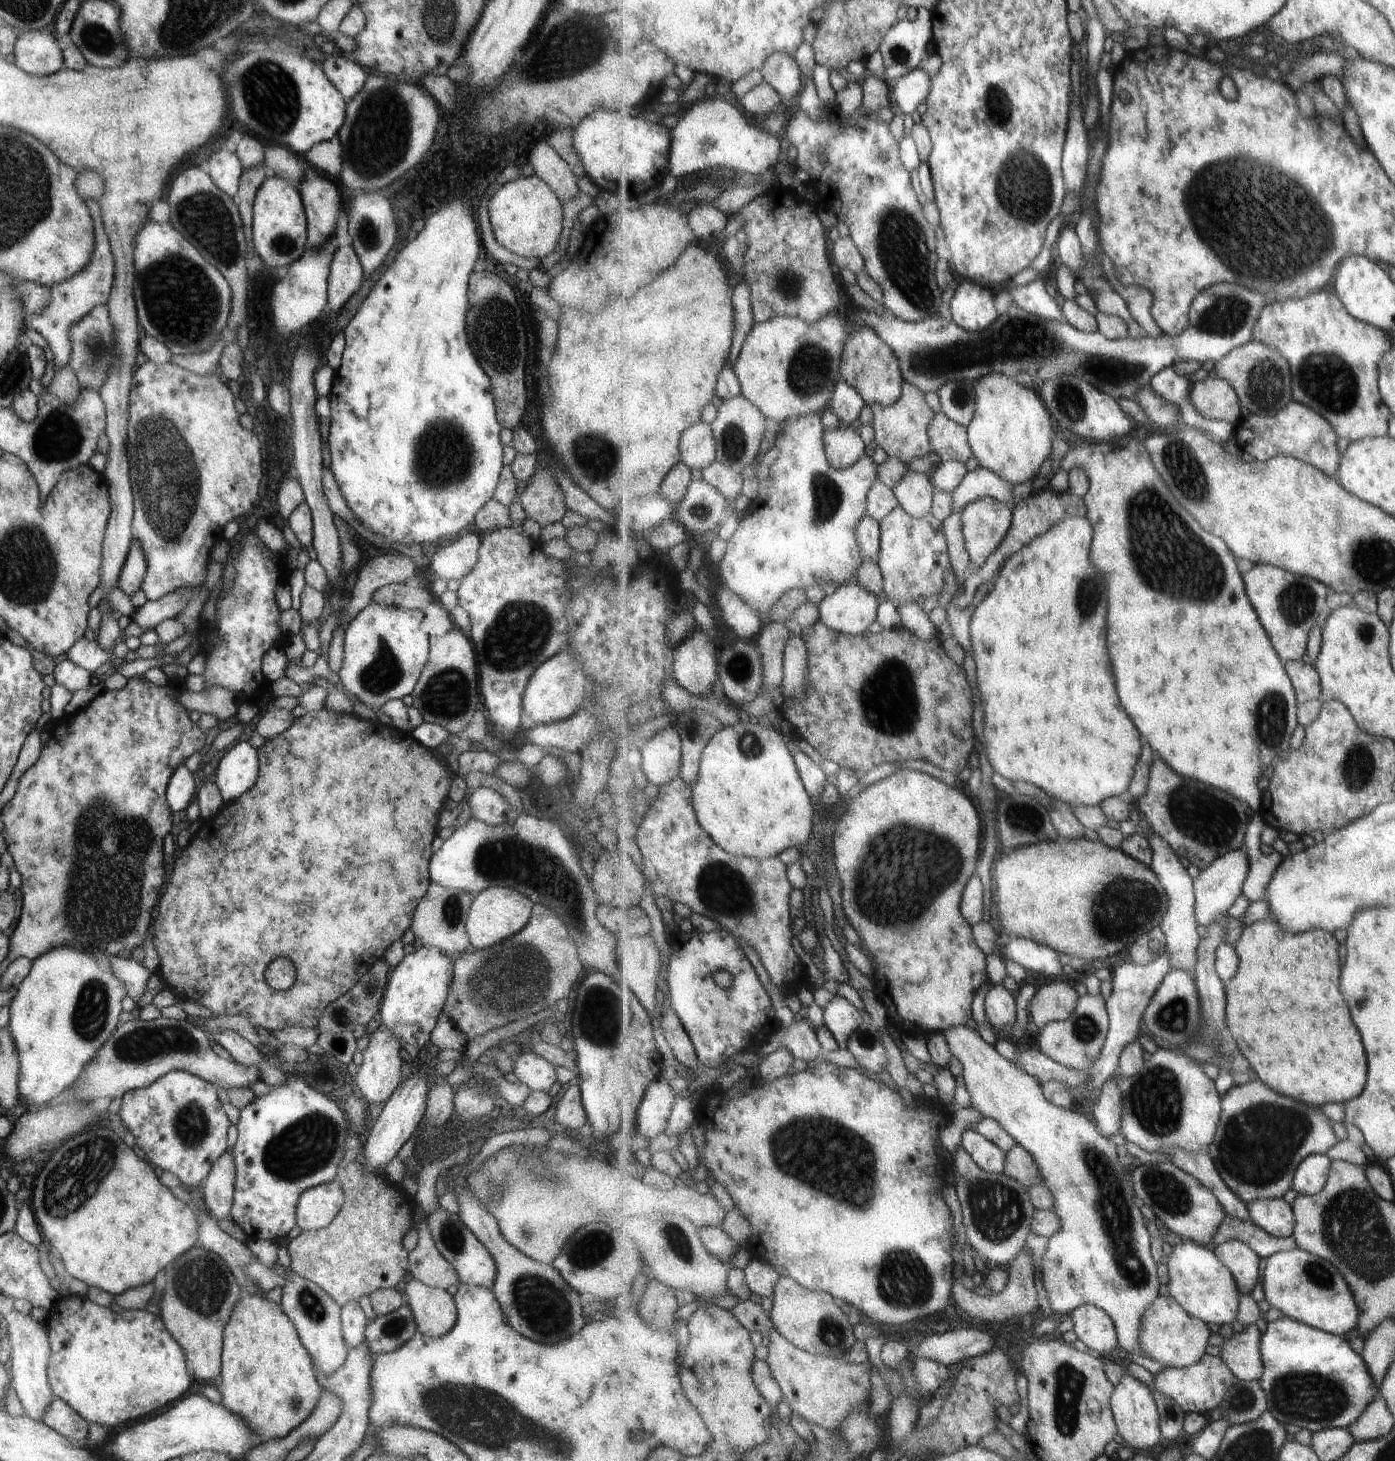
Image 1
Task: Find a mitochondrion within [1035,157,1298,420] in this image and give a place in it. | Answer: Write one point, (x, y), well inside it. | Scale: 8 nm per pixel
(1202, 198)

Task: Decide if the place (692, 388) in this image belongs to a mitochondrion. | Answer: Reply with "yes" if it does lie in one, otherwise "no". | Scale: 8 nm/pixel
no

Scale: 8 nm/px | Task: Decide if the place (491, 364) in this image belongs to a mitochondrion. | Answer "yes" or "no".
yes

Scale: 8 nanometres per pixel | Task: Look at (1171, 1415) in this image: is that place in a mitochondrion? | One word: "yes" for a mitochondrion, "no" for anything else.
yes

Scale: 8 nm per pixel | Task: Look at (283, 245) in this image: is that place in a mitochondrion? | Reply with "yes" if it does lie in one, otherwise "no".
yes

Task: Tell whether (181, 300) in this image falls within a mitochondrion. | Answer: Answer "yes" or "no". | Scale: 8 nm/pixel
yes

